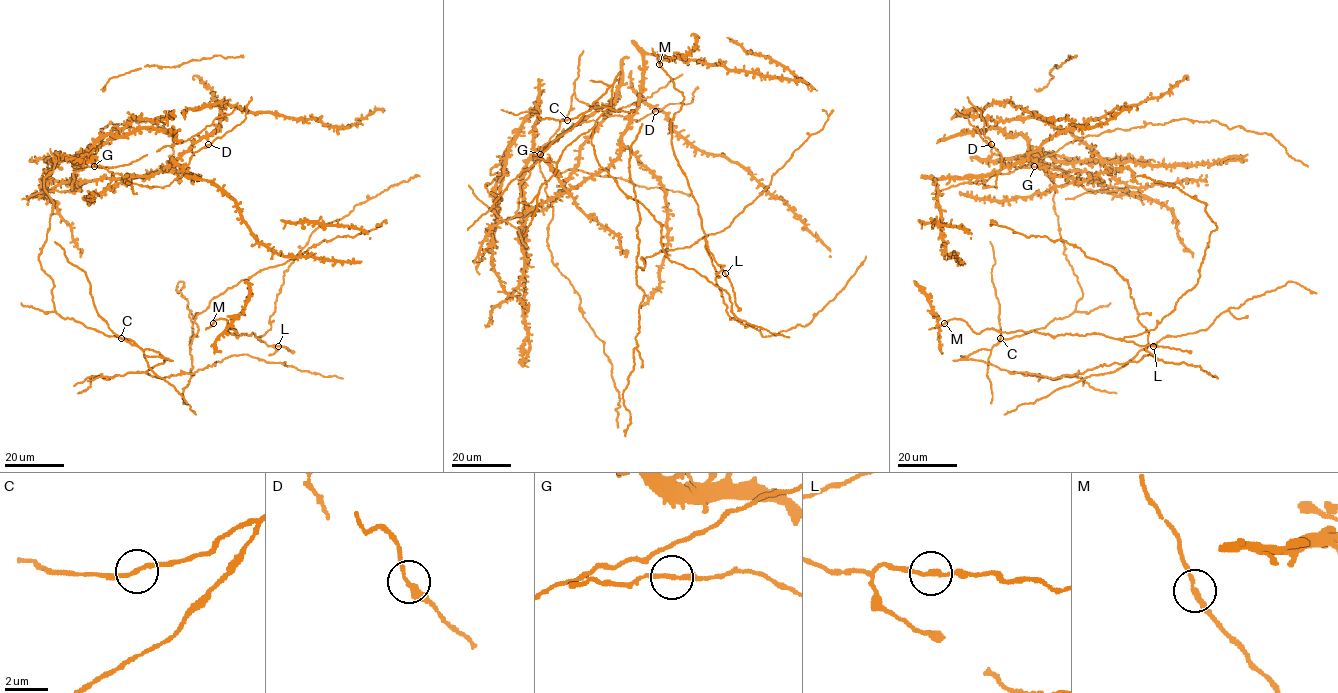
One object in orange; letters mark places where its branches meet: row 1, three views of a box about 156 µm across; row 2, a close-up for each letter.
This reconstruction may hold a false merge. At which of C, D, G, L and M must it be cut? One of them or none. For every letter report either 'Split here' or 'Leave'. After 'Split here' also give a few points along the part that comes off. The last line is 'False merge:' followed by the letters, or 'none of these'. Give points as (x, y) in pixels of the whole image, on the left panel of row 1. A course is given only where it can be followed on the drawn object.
C: Leave
D: Leave
G: Leave
L: Leave
M: Leave
False merge: none of these

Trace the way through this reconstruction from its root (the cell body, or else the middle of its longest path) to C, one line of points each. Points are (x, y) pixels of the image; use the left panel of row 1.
C: (45, 191), (54, 204), (39, 260), (53, 281), (54, 310), (120, 338)

